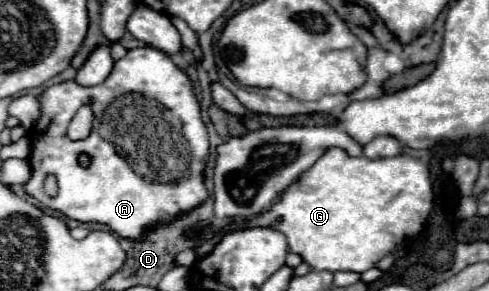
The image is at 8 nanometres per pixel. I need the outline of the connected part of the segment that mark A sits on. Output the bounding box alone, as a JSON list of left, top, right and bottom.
[24,47,210,239]

